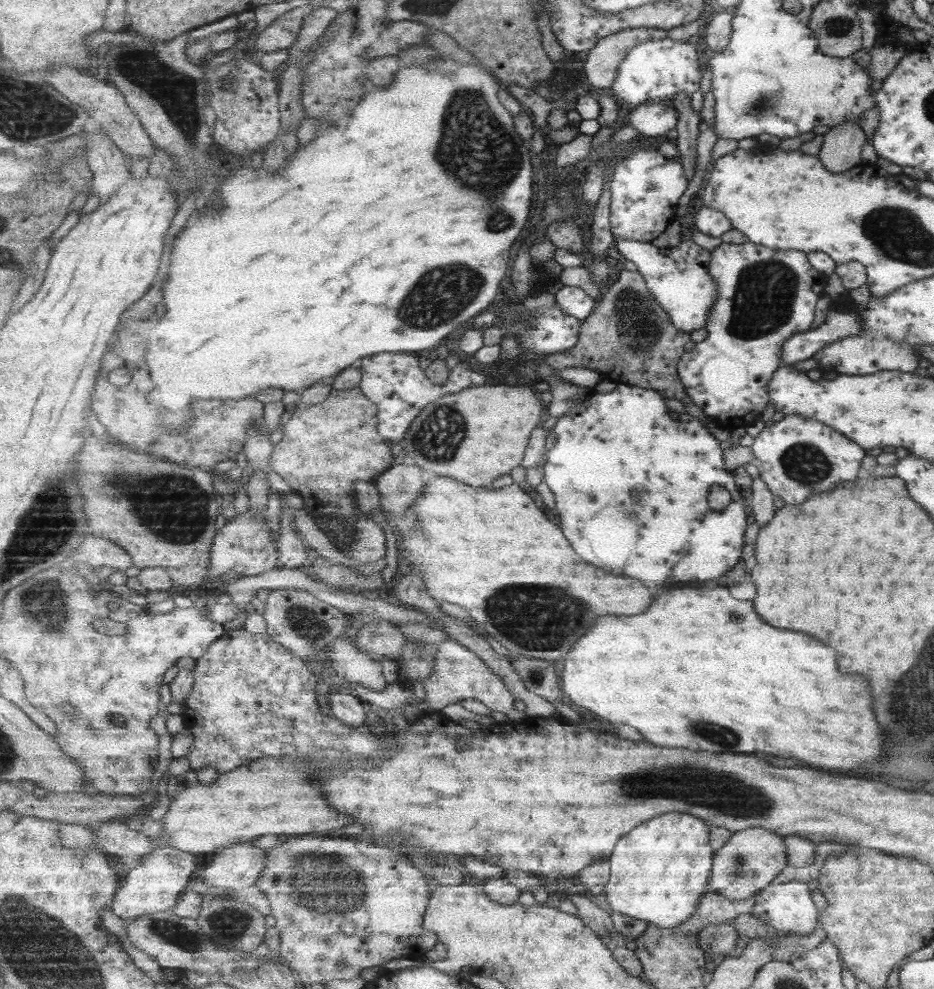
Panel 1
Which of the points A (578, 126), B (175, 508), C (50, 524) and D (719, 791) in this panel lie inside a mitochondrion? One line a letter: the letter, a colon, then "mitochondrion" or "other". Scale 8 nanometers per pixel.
A: other
B: mitochondrion
C: mitochondrion
D: mitochondrion

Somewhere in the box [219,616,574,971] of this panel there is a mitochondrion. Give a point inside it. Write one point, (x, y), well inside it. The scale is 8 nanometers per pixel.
(322, 884)

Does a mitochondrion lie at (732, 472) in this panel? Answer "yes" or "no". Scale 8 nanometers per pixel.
no

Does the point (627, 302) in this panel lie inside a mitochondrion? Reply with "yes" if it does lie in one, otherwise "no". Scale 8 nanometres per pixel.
yes

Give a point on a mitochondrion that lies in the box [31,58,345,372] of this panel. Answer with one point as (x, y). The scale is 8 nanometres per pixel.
(226, 81)

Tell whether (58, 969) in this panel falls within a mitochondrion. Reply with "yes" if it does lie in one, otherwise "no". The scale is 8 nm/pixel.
yes

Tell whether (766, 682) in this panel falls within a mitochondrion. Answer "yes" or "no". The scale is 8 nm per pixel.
no

